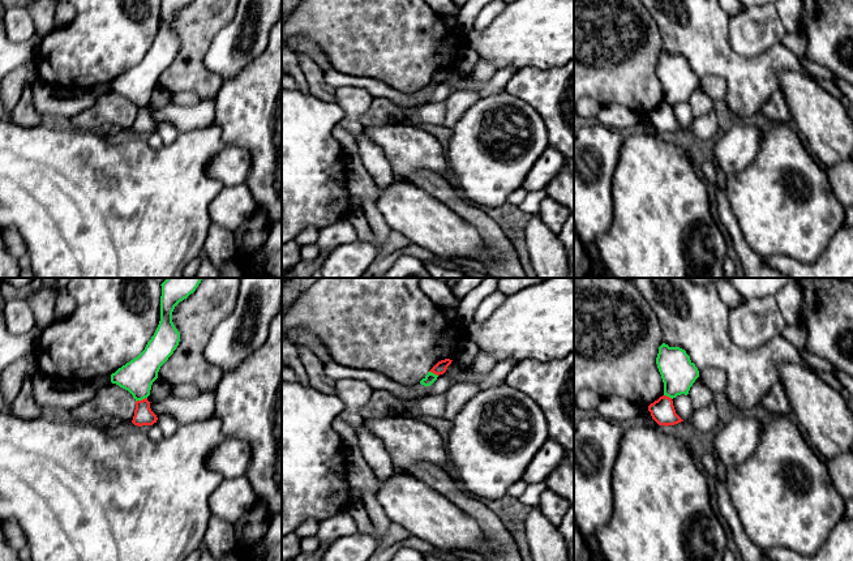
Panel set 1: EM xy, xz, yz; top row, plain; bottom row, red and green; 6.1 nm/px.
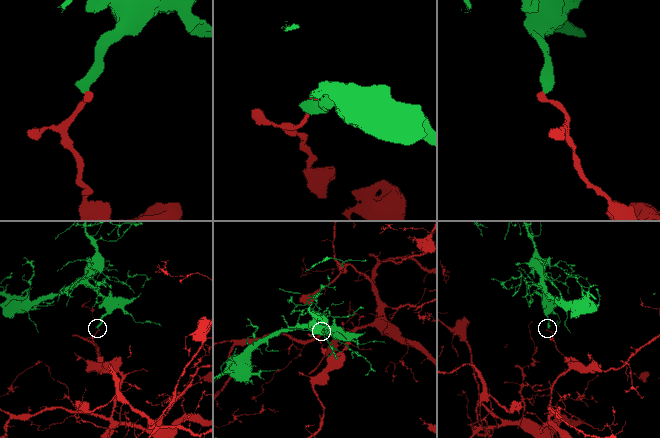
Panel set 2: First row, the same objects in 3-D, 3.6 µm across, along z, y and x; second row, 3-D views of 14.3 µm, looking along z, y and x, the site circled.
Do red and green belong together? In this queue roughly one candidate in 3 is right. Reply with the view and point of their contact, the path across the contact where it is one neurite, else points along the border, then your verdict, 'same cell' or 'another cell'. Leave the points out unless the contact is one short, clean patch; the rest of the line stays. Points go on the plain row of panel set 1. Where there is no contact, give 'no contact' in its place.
meets red in xy at (142, 107); border along xy (146, 105), (136, 110); another cell

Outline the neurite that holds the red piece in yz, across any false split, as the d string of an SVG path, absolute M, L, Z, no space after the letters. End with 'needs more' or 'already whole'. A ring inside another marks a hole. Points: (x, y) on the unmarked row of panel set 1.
M663 103L648 114L652 127L659 133L674 133L683 129L674 117L672 106Z; already whole

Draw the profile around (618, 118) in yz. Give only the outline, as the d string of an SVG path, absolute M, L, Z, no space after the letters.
M617 104L600 107L595 120L620 132L638 124L638 116L633 111Z

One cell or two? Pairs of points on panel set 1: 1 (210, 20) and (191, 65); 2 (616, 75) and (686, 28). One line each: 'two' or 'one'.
1: one
2: two

